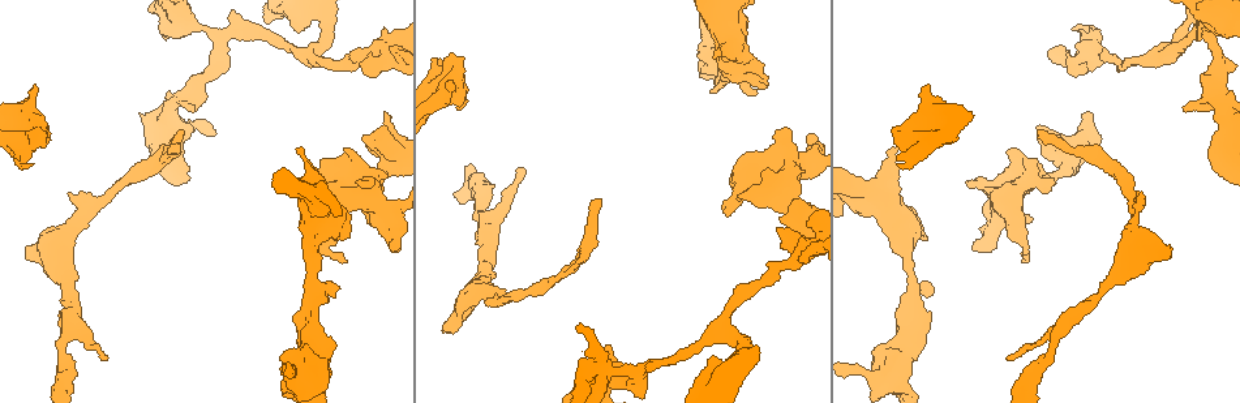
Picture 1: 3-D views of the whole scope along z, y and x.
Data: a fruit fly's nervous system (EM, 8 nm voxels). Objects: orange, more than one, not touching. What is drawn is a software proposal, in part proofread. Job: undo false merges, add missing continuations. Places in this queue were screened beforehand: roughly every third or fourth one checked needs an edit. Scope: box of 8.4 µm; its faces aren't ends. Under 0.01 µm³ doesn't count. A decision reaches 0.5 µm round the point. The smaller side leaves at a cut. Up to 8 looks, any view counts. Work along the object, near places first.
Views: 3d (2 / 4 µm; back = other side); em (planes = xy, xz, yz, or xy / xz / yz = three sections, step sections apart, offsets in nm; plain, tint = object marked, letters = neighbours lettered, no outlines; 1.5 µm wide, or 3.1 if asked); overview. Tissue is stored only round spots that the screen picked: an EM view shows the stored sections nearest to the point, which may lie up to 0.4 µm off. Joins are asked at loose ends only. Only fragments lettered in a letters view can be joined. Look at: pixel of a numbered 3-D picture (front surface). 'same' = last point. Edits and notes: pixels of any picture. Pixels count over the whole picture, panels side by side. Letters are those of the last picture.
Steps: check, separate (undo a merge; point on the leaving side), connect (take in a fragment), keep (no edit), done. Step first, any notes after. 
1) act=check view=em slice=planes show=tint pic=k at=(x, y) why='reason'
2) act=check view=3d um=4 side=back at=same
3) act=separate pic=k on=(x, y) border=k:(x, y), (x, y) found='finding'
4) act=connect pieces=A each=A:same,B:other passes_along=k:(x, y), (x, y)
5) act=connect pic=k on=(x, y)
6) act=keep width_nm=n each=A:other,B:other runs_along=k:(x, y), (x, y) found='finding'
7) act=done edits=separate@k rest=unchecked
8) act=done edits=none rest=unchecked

act=check view=3d um=2 pic=1 at=(315, 292) why='branch point'

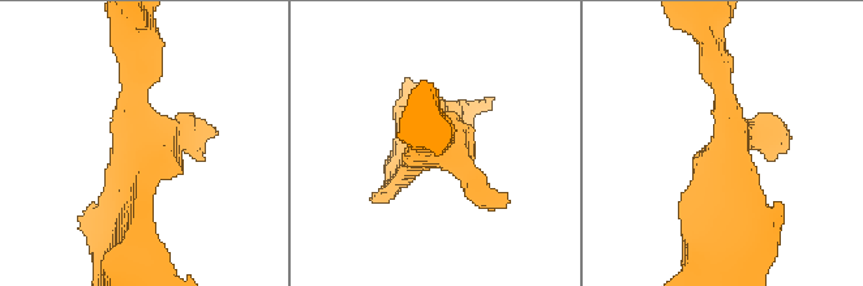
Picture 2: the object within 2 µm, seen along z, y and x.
act=check view=em slice=yz step=4 show=tint pic=2 at=(144, 147)

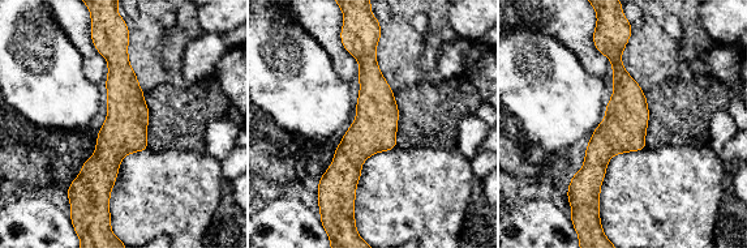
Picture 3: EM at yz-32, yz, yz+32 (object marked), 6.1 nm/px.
act=check view=em slice=xz step=8 show=letters at=same

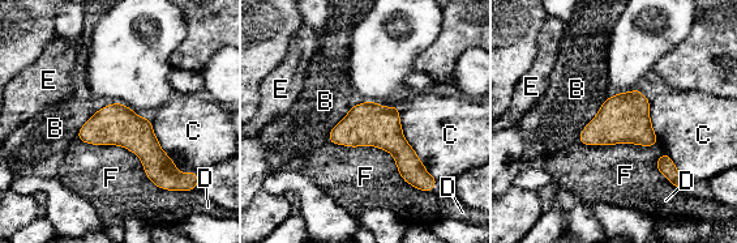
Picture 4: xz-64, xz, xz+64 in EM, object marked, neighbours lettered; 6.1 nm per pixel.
act=keep each=B:other,C:other,D:other,E:other,F:other border=4:(607, 99), (582, 131), (578, 141) found='one neuron here'

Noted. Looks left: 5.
act=check view=em slice=xy step=4 show=letters pic=1 at=(899, 165) why='free end'

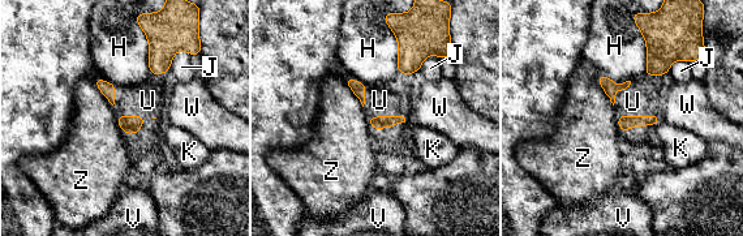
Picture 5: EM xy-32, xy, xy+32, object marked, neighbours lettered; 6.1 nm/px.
act=check view=em slice=planes show=letters at=same

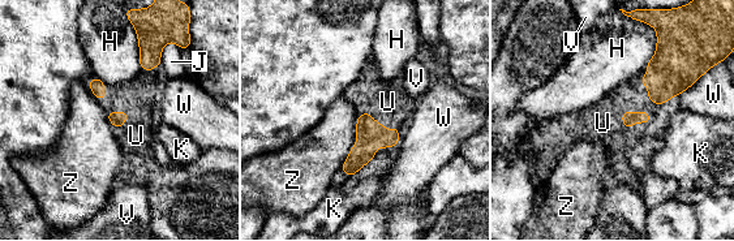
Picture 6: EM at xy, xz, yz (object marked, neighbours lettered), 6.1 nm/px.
act=connect pieces=U longest_contact=H:280nm each=H:other,J:other,K:other,U:same,V:other,W:other,Z:other passes_along=6:(629, 117), (636, 112), (602, 123) found='it goes on there'

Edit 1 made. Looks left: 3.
act=check view=overview

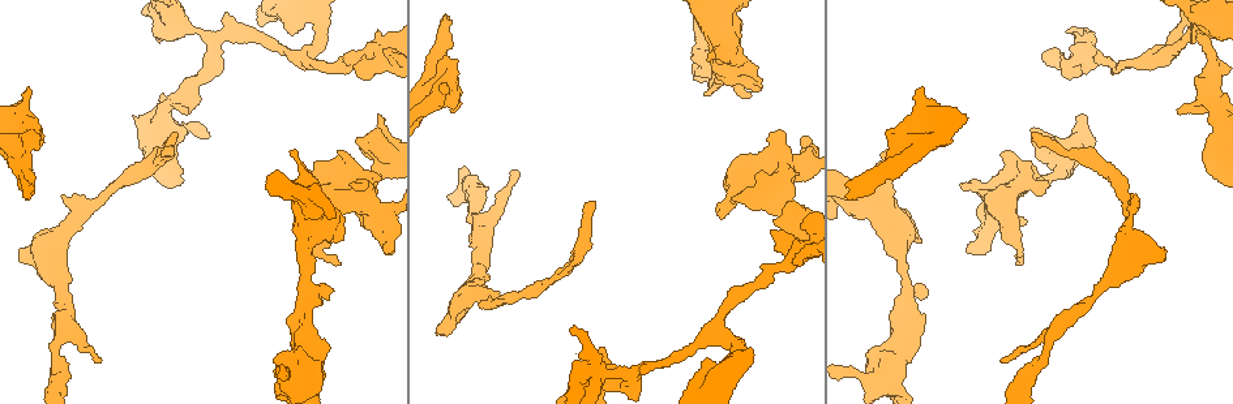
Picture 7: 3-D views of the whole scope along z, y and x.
act=check view=em slice=planes show=letters pic=7 at=(970, 247) why='free end'

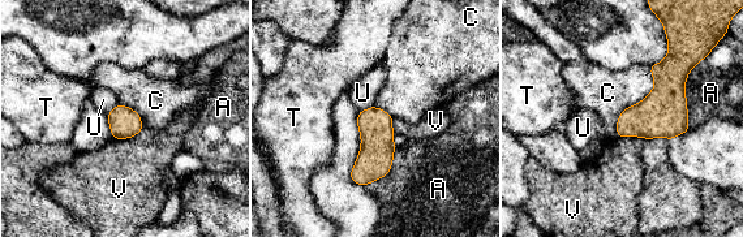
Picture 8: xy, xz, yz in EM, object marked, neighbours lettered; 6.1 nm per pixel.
act=keep width_nm=190 longest_contact=C:480nm each=A:other,C:other,T:other,U:other,V:other found='no lettered fragment goes on from it'

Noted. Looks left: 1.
act=done edits=connect@6 rest=unchecked

